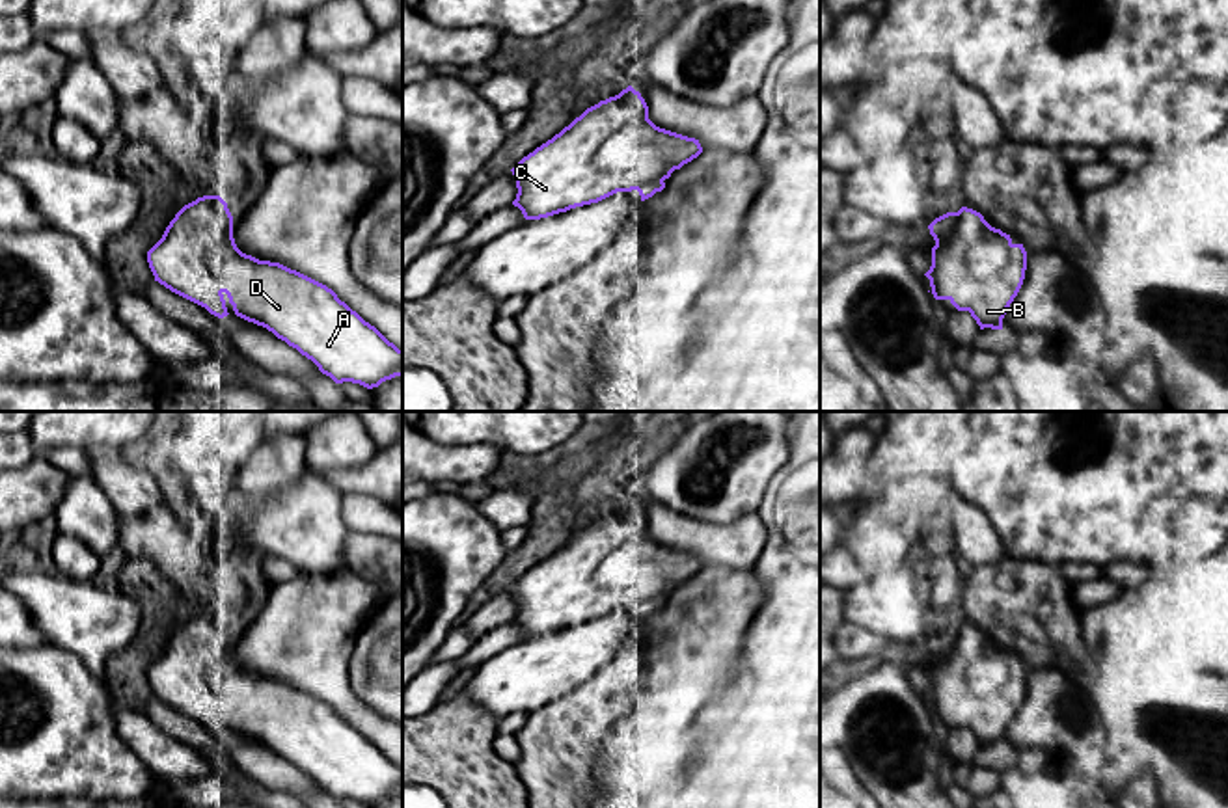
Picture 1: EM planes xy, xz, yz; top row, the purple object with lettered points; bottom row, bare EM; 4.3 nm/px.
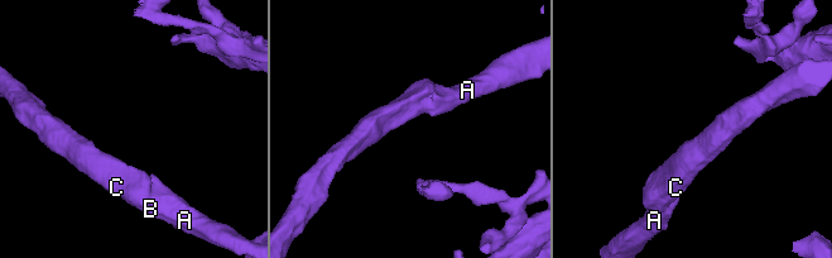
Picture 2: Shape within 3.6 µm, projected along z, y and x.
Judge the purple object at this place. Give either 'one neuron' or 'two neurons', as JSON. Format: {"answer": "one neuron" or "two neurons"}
{"answer": "one neuron"}

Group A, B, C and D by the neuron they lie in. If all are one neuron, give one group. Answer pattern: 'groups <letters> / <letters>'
groups A B C D

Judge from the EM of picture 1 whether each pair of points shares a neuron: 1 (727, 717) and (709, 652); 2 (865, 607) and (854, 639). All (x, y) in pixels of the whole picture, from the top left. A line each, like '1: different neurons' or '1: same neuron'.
1: different neurons
2: different neurons

